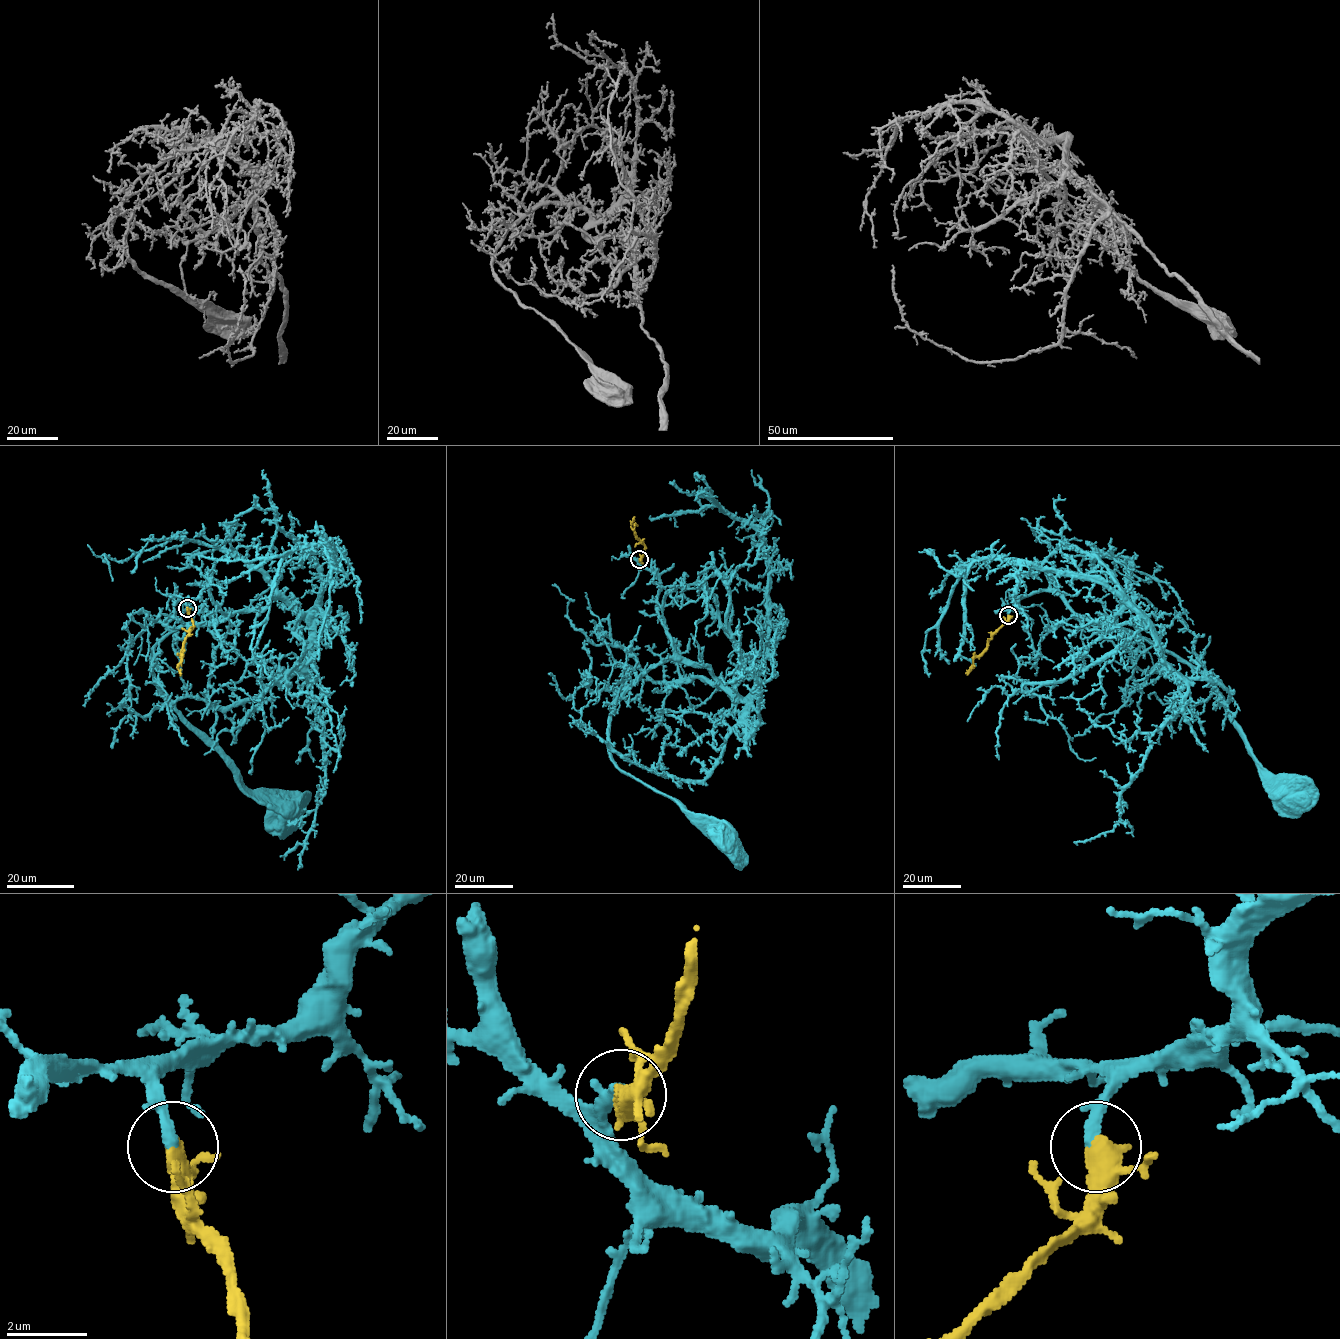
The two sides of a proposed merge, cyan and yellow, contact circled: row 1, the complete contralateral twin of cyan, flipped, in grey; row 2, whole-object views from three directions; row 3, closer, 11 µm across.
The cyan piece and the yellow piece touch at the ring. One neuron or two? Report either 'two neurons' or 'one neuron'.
one neuron

